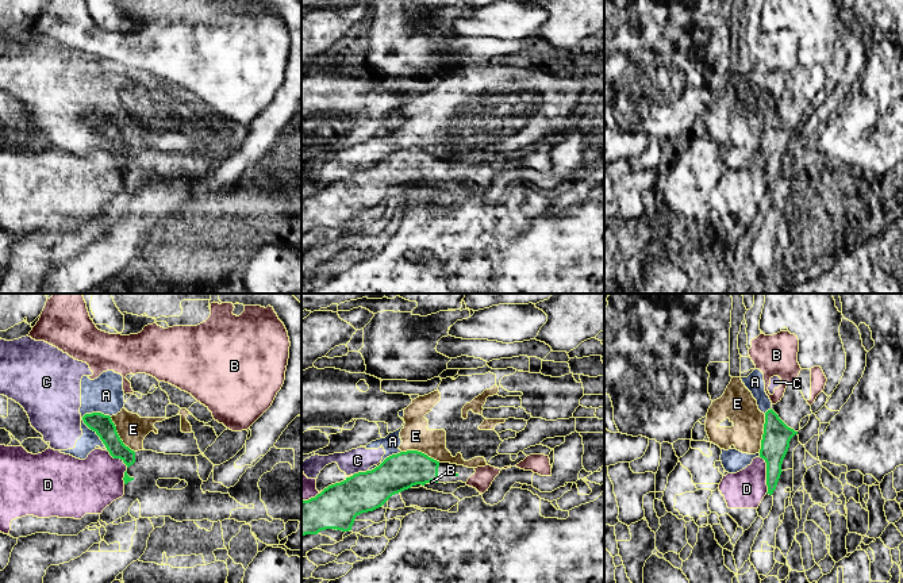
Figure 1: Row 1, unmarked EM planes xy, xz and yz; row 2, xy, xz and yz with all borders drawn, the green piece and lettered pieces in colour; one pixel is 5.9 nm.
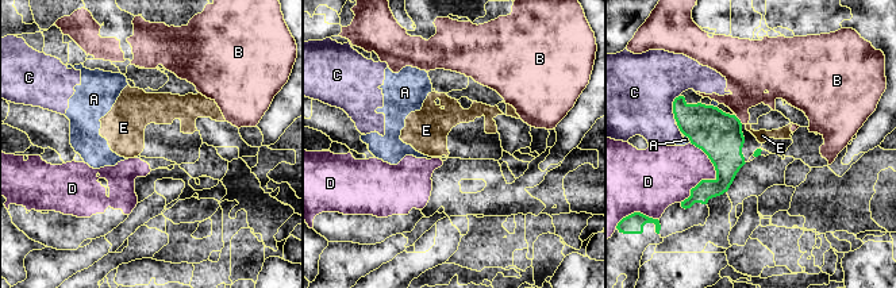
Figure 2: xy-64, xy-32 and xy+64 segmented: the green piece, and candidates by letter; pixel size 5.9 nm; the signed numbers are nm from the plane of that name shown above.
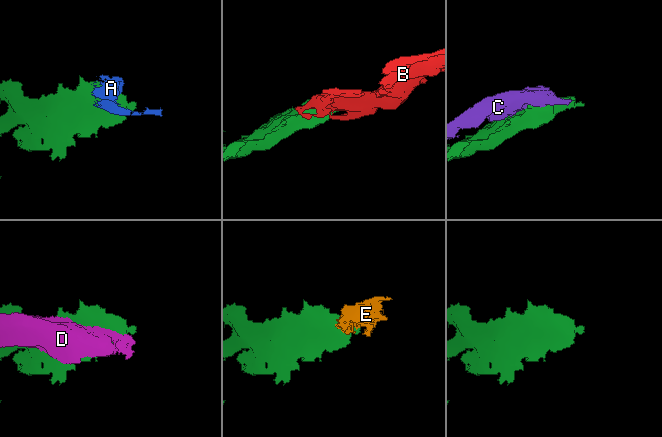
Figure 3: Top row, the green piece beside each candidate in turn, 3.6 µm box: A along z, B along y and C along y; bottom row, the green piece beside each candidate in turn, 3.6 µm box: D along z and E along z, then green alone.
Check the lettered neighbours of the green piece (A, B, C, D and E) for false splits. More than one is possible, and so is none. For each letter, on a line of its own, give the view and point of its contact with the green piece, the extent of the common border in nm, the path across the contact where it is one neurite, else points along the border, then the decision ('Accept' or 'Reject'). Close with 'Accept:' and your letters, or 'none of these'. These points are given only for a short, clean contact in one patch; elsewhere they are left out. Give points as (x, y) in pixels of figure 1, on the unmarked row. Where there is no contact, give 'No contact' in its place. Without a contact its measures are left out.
A: Touches green at xy (92, 126). Shared border 240 nm. Boundary: xy (85, 110), (83, 114), (84, 119), (106, 144). Reject
B: Touches green at xz (429, 179). Shared border 60 nm. Accept
C: Touches green at xz (360, 169). Shared border 90 nm. Reject
D: Touches green at yz (767, 172). Shared border 220 nm. Reject
E: Touches green at xy (118, 133). Shared border 260 nm. Boundary: xy (110, 114), (119, 135), (134, 149). Reject
Accept: B

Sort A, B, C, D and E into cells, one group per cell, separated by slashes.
A C E / B / D

